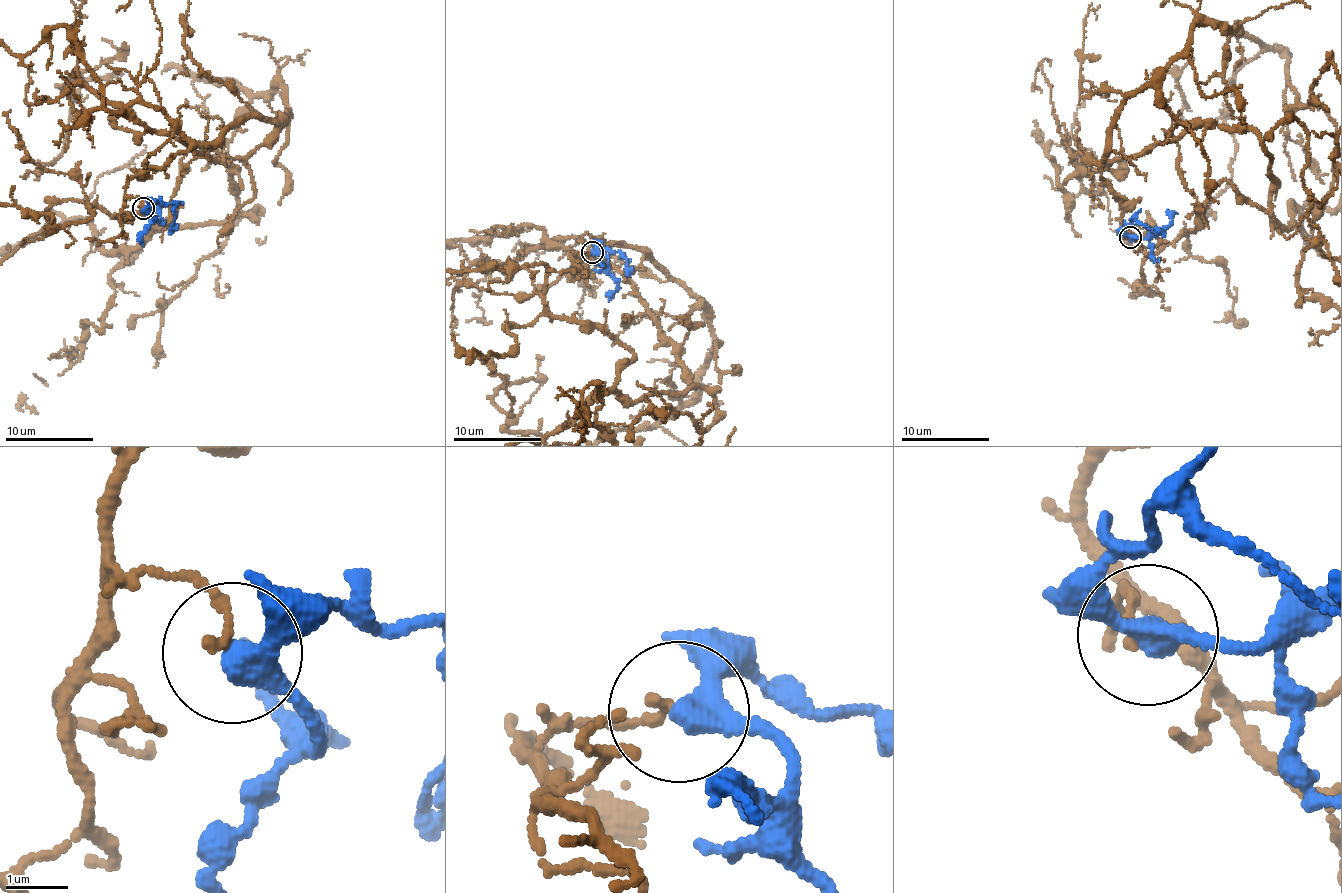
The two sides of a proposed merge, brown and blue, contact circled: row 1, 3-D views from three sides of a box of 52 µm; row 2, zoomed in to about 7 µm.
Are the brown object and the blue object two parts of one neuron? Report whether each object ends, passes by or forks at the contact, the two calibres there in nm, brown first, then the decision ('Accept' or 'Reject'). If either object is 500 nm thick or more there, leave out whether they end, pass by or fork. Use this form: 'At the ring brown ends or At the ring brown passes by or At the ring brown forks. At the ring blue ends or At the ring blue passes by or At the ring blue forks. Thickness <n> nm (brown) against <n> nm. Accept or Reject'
At the ring brown ends. At the ring blue passes by. Thickness 160 nm (brown) against 360 nm. Reject

